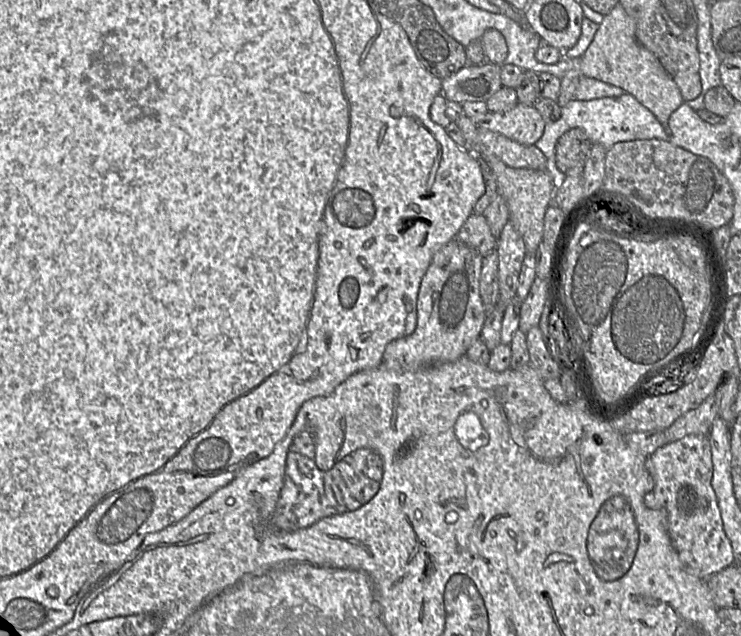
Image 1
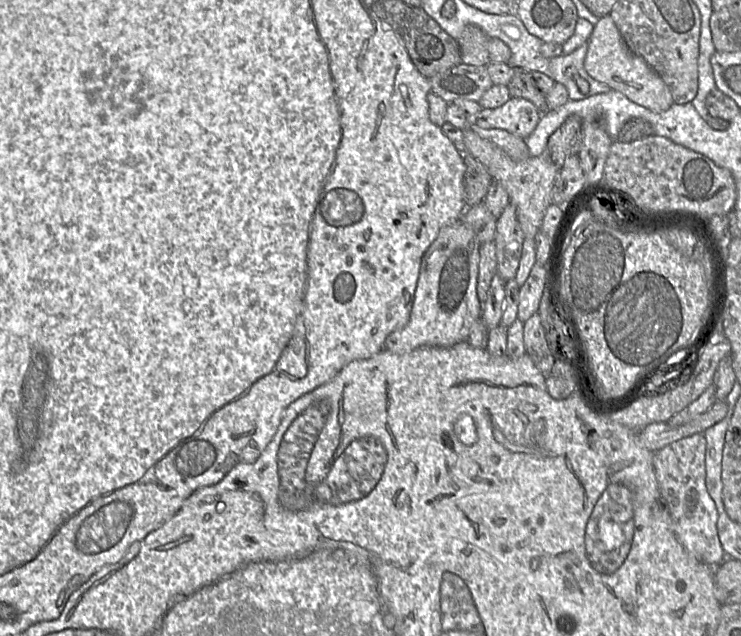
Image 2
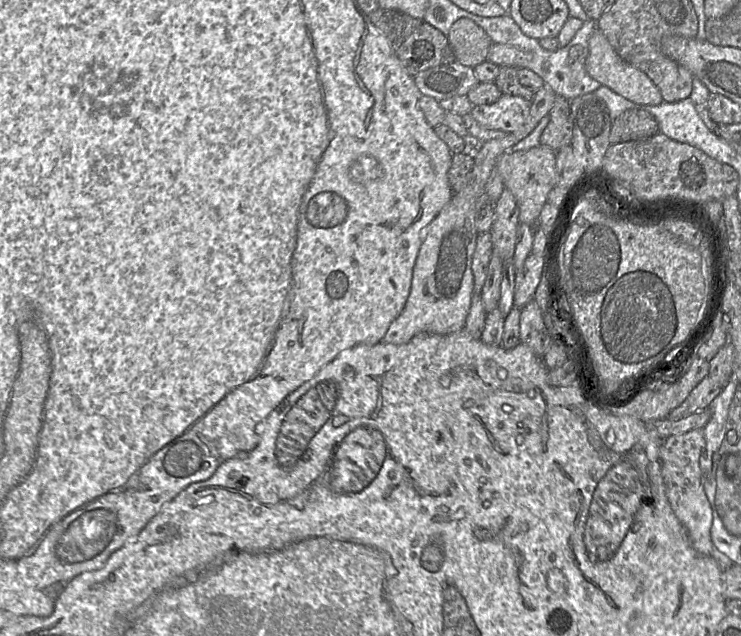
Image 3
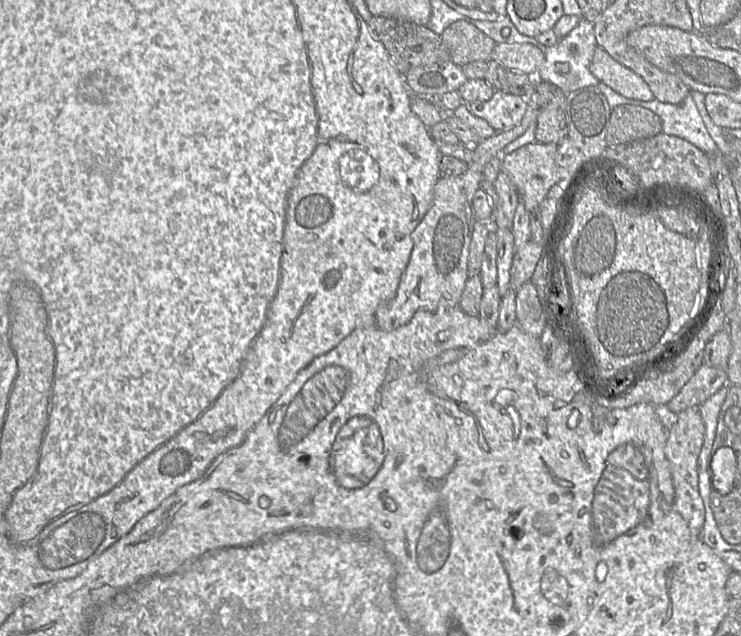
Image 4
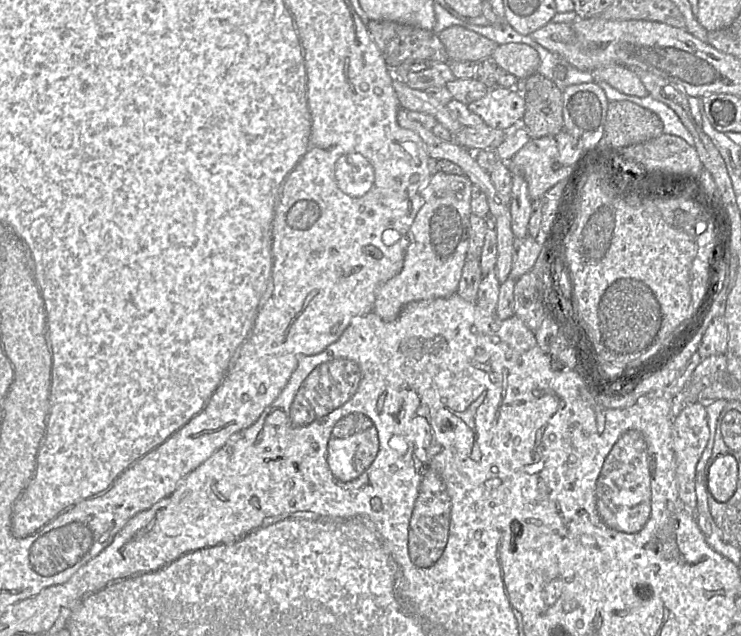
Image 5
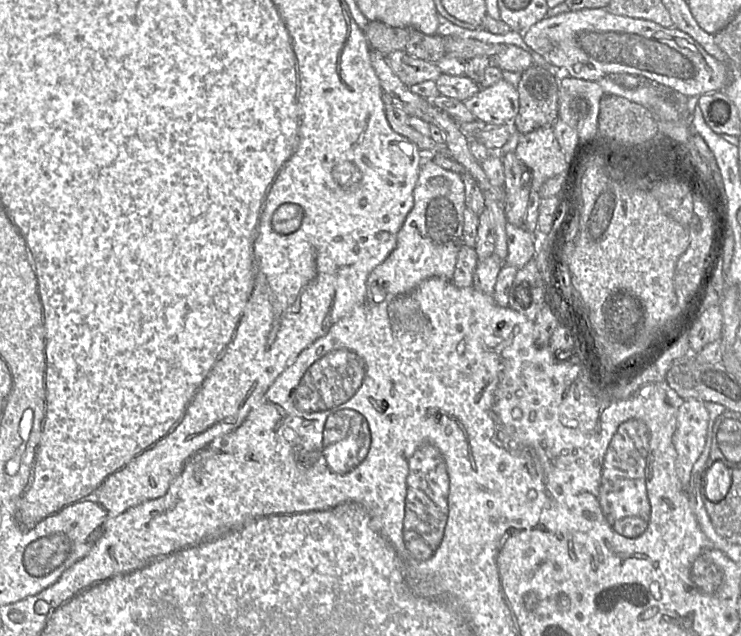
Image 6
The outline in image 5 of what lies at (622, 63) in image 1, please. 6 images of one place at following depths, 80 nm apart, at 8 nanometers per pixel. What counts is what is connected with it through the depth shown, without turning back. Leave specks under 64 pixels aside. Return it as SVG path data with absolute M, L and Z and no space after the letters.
M618 64L603 65L592 72L595 81L604 81L623 94L645 97L649 93L634 71Z

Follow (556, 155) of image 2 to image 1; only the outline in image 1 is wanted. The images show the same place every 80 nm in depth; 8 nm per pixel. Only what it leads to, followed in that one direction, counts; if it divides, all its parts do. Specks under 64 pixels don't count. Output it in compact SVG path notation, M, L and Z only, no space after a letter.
M580 128L565 132L557 141L555 166L561 174L581 176L592 147L587 134Z

